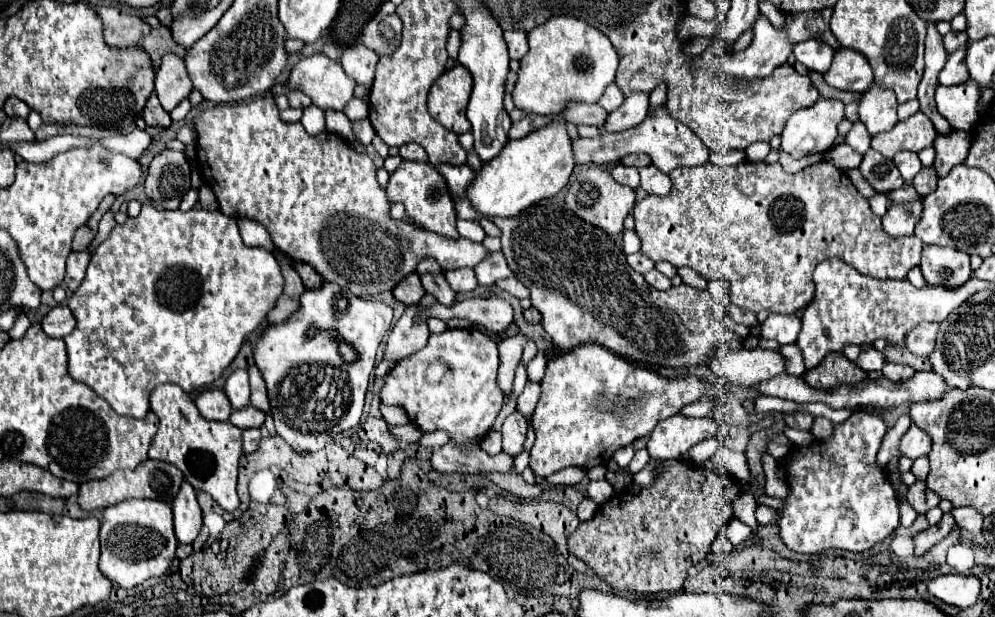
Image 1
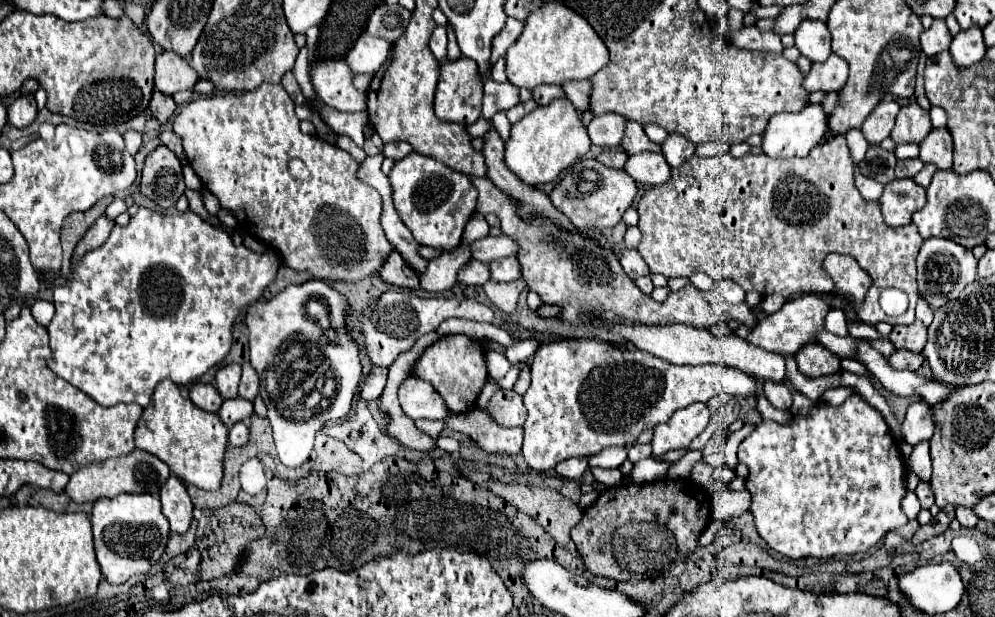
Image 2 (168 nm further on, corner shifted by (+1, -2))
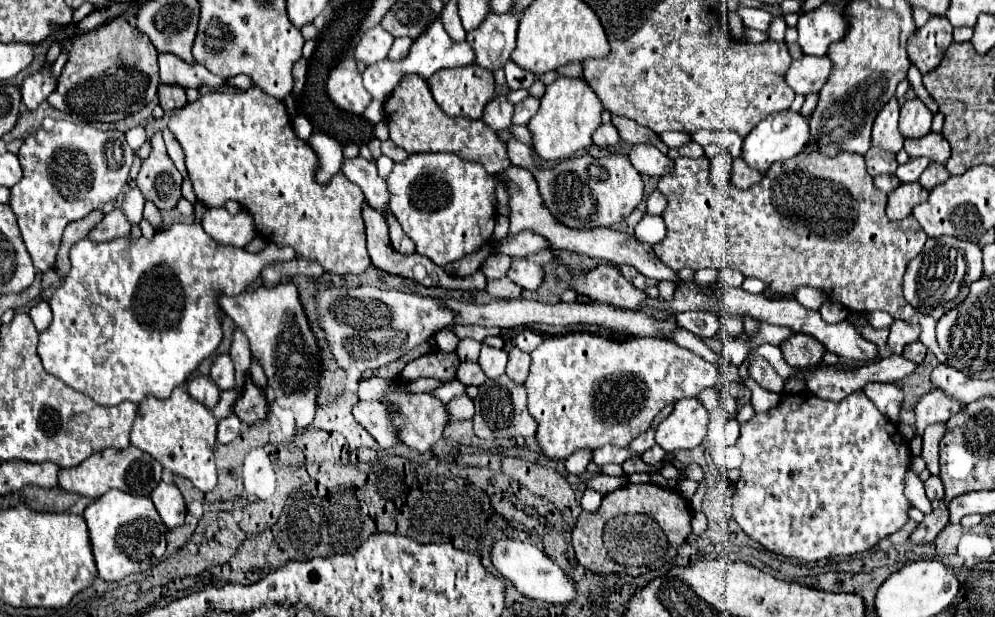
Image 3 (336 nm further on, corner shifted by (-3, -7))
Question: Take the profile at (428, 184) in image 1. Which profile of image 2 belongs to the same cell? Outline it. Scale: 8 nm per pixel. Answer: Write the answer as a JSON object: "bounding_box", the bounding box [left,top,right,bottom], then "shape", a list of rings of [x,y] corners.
{"bounding_box":[388,153,476,251],"shape":[[[410,153],[402,161],[396,161],[388,179],[392,185],[394,207],[420,245],[444,247],[448,251],[458,247],[464,225],[476,207],[476,189],[472,187],[468,175],[452,171],[426,155]]]}

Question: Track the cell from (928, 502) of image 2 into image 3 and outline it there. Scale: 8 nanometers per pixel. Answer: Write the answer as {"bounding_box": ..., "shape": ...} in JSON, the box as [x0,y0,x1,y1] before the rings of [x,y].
{"bounding_box":[924,476,944,500],"shape":[[[930,476],[924,482],[924,486],[926,486],[928,500],[942,500],[944,498],[944,484],[942,484],[942,480],[938,476]]]}

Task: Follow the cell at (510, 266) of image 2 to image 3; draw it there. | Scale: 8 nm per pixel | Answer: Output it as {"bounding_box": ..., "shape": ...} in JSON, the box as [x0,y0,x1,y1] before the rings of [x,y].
{"bounding_box":[508,258,544,290],"shape":[[[516,258],[512,260],[512,268],[508,270],[508,278],[512,282],[516,282],[520,288],[524,290],[538,290],[544,282],[544,268],[528,258]]]}

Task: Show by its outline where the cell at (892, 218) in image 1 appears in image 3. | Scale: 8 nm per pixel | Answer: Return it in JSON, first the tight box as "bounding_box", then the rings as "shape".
{"bounding_box":[886,182,928,220],"shape":[[[920,182],[900,184],[896,190],[888,194],[886,214],[890,220],[902,220],[904,216],[912,214],[912,208],[928,198],[928,190],[920,186]]]}

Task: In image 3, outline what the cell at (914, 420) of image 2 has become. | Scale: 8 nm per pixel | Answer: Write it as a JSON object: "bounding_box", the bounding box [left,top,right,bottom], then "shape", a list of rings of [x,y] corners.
{"bounding_box":[914,388,964,434],"shape":[[[934,388],[924,398],[920,398],[920,402],[916,404],[916,412],[914,414],[916,414],[918,434],[922,434],[928,424],[948,422],[948,418],[952,418],[962,406],[964,404],[958,398]]]}

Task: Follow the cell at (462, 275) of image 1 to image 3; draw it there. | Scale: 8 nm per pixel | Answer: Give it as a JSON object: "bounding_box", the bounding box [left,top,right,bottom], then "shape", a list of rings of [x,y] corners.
{"bounding_box":[482,254,512,280],"shape":[[[492,254],[492,256],[486,258],[486,262],[482,264],[482,268],[484,268],[486,278],[492,280],[492,278],[502,278],[502,276],[506,276],[510,264],[512,264],[512,262],[508,260],[506,254]]]}

